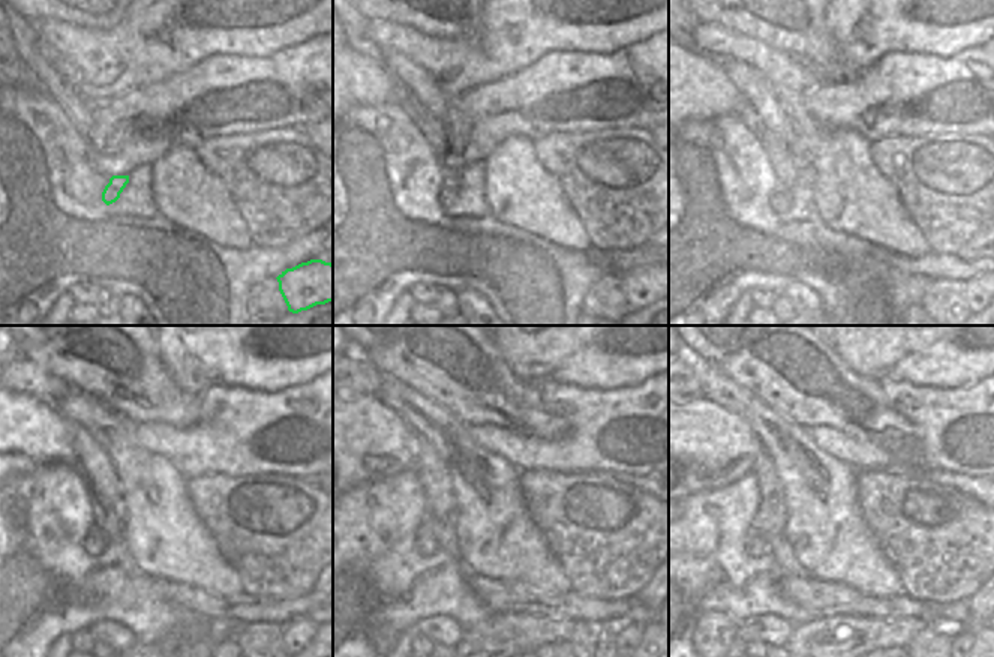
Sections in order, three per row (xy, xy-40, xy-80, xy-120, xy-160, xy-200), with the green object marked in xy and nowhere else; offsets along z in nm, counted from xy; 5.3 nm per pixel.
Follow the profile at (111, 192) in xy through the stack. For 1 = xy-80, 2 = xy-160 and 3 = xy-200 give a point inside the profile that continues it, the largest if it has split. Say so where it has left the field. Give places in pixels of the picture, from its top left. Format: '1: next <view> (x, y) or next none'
1: next xy-80 (780, 200)
2: next xy-160 (426, 543)
3: next xy-200 (756, 545)

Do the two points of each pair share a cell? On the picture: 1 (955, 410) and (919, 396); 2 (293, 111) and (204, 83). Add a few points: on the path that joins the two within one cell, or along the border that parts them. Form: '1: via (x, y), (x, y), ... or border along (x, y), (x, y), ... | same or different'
1: via (946, 410), (933, 410), (928, 405) | same
2: via (270, 95), (231, 95), (227, 90) | same

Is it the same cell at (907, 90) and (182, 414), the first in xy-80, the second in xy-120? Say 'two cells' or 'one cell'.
two cells

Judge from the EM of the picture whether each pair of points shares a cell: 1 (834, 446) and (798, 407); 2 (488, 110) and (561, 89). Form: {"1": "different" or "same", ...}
{"1": "different", "2": "same"}

